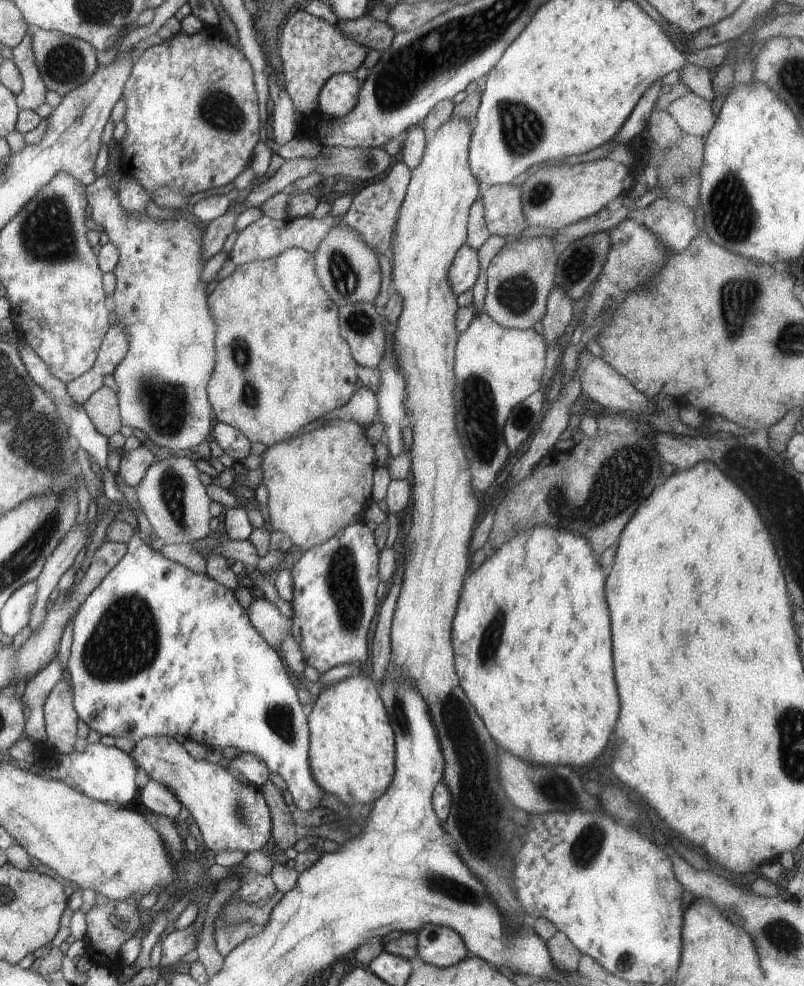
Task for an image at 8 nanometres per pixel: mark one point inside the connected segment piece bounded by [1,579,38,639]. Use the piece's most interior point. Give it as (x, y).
(16, 614)

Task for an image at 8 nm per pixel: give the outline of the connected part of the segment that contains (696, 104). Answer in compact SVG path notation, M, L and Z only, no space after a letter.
M690 91L672 101L667 111L684 133L706 137L717 119L710 107L711 103Z

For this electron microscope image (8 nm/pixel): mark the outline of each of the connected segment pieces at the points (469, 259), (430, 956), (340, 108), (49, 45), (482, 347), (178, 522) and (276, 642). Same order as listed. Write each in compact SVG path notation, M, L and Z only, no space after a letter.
M464 243L458 249L448 273L448 282L456 296L472 289L478 278L478 265L478 251Z
M425 923L417 934L417 955L425 963L449 967L470 956L462 937L453 928Z
M336 73L333 74L322 86L318 97L318 110L322 112L322 122L335 117L347 115L358 102L360 82L355 74Z
M35 28L33 32L33 51L38 70L49 90L61 97L84 84L97 71L96 49L88 41L77 39L62 31Z
M486 311L478 313L470 326L460 332L455 348L454 402L458 408L456 424L458 434L465 450L466 460L471 468L473 492L484 492L494 482L498 471L506 464L510 450L503 438L503 428L516 404L522 402L533 392L543 389L542 379L545 373L547 344L545 338L535 329L509 329L490 318Z
M164 454L151 464L135 487L136 496L143 512L153 528L154 536L165 540L166 544L192 542L210 534L210 504L206 486L200 481L196 458L174 457Z
M267 599L255 600L247 611L252 624L275 649L278 650L283 639L292 635L292 619L282 615L276 603Z

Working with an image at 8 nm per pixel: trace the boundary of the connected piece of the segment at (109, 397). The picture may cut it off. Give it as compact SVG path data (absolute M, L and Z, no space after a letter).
M102 385L84 404L88 416L97 431L110 438L123 425L119 411L117 392L108 385Z

